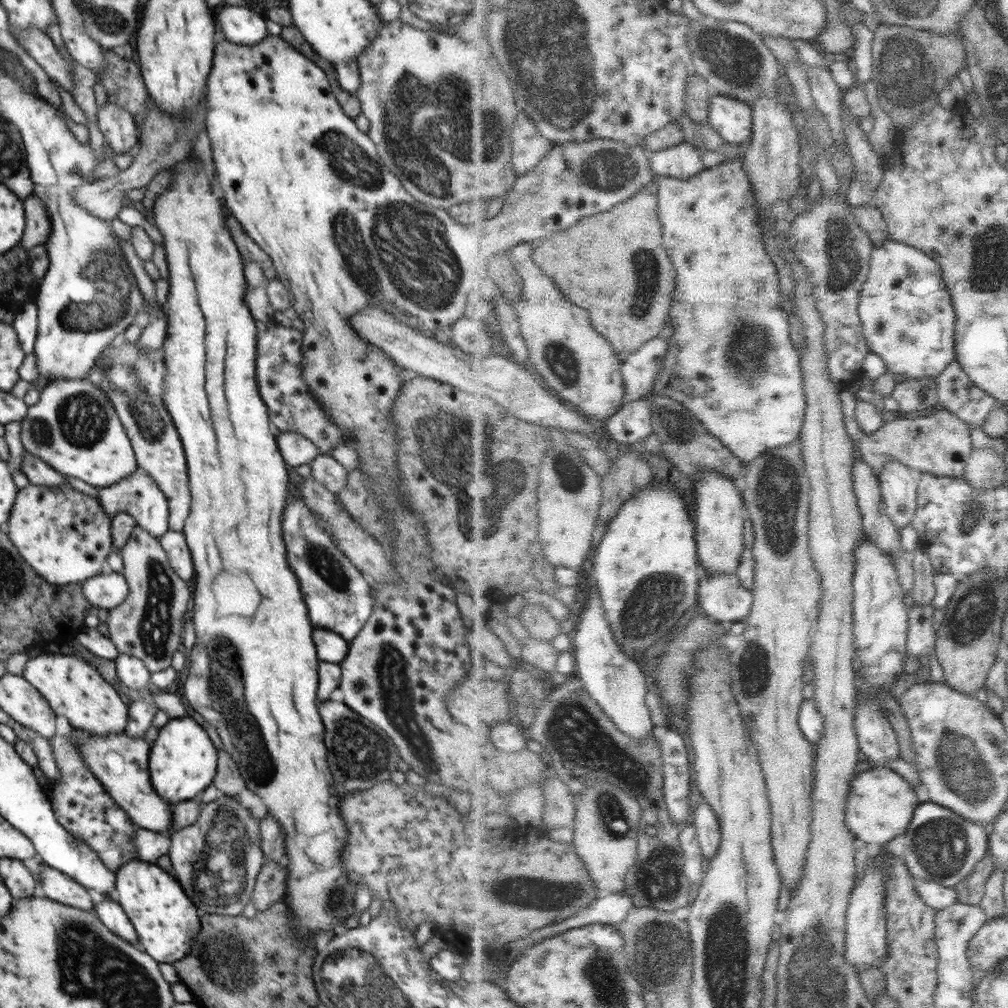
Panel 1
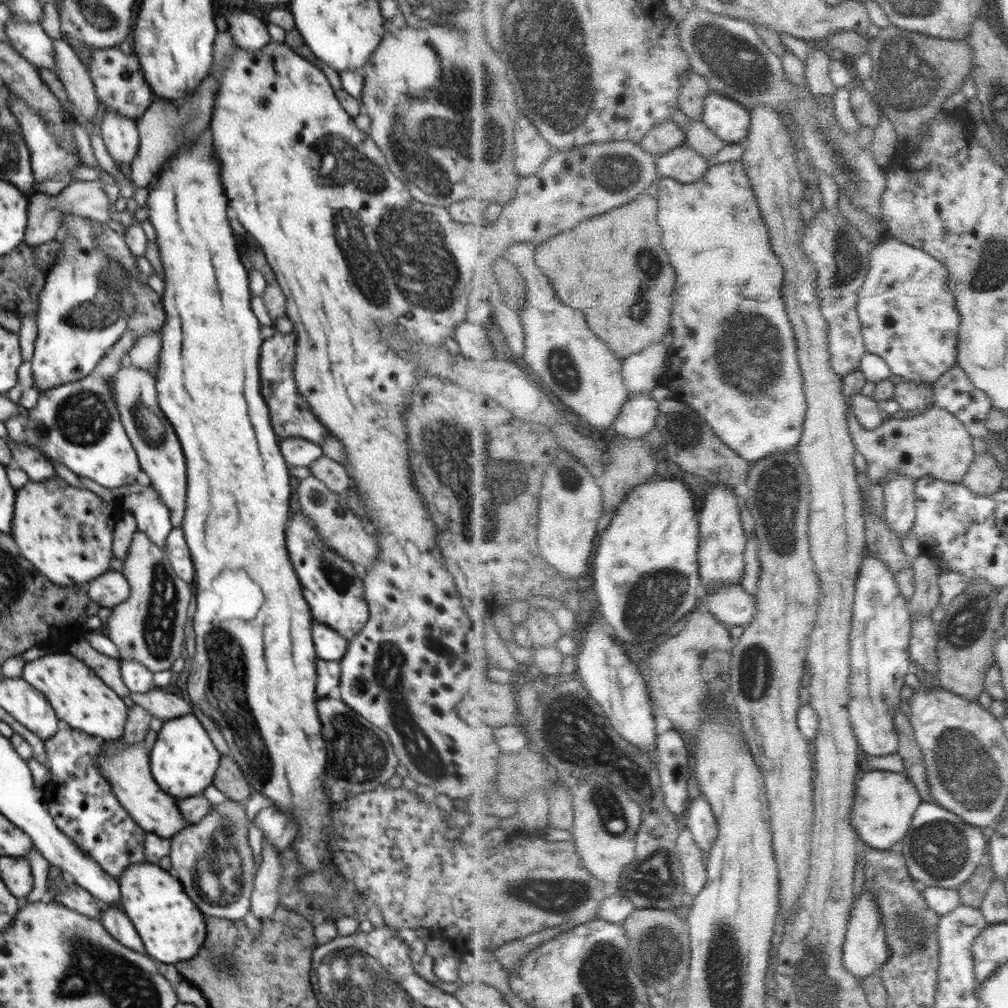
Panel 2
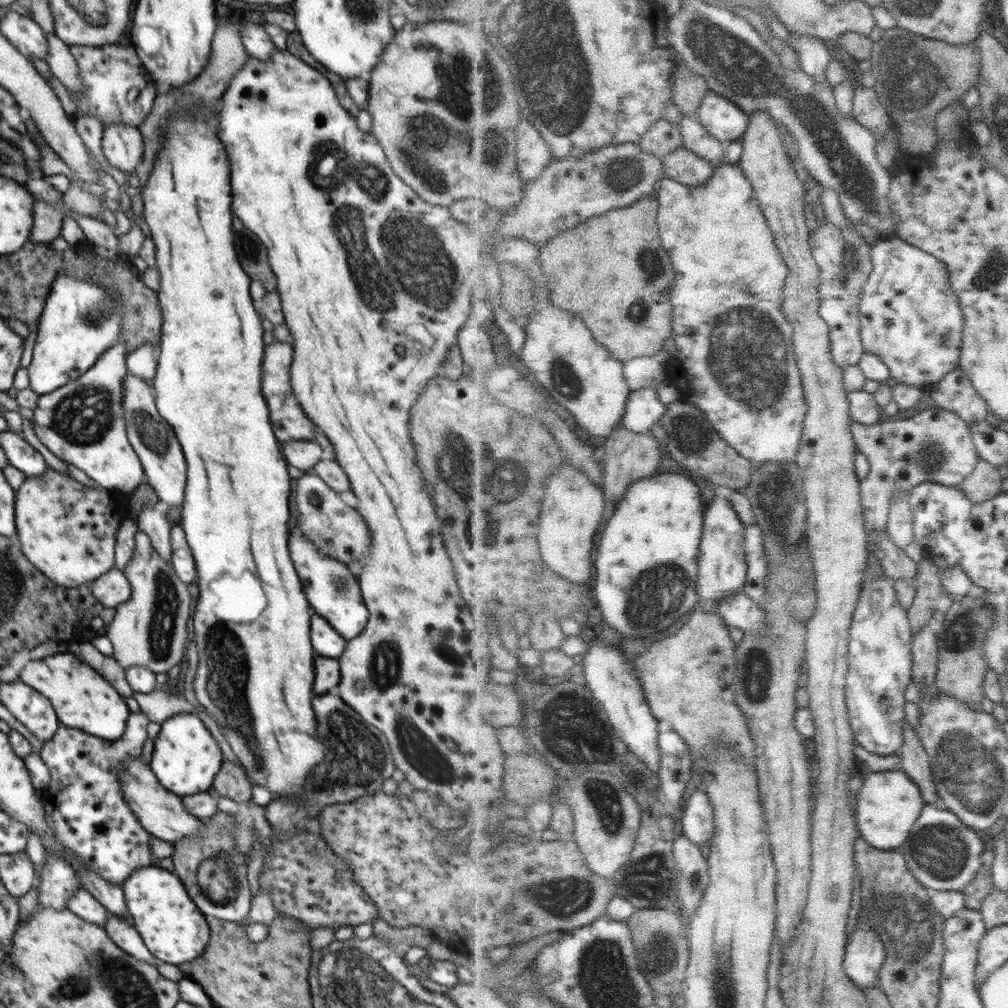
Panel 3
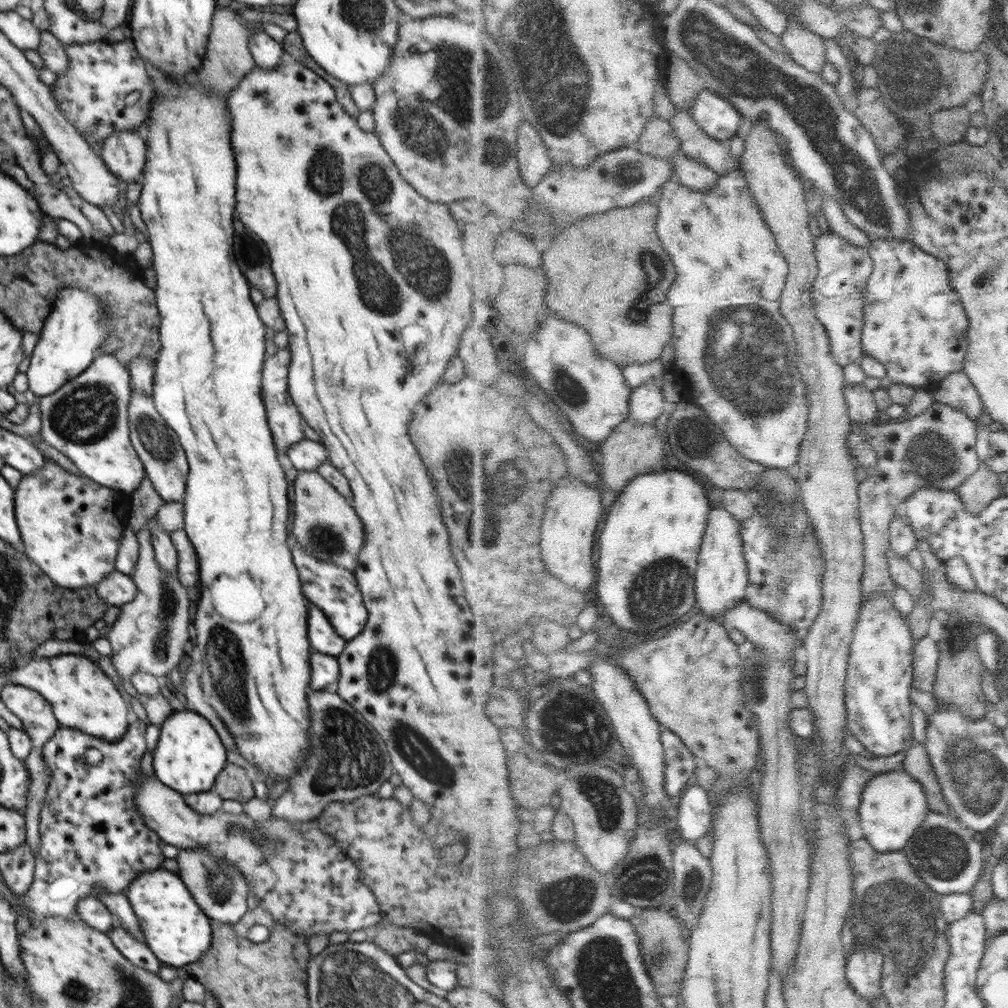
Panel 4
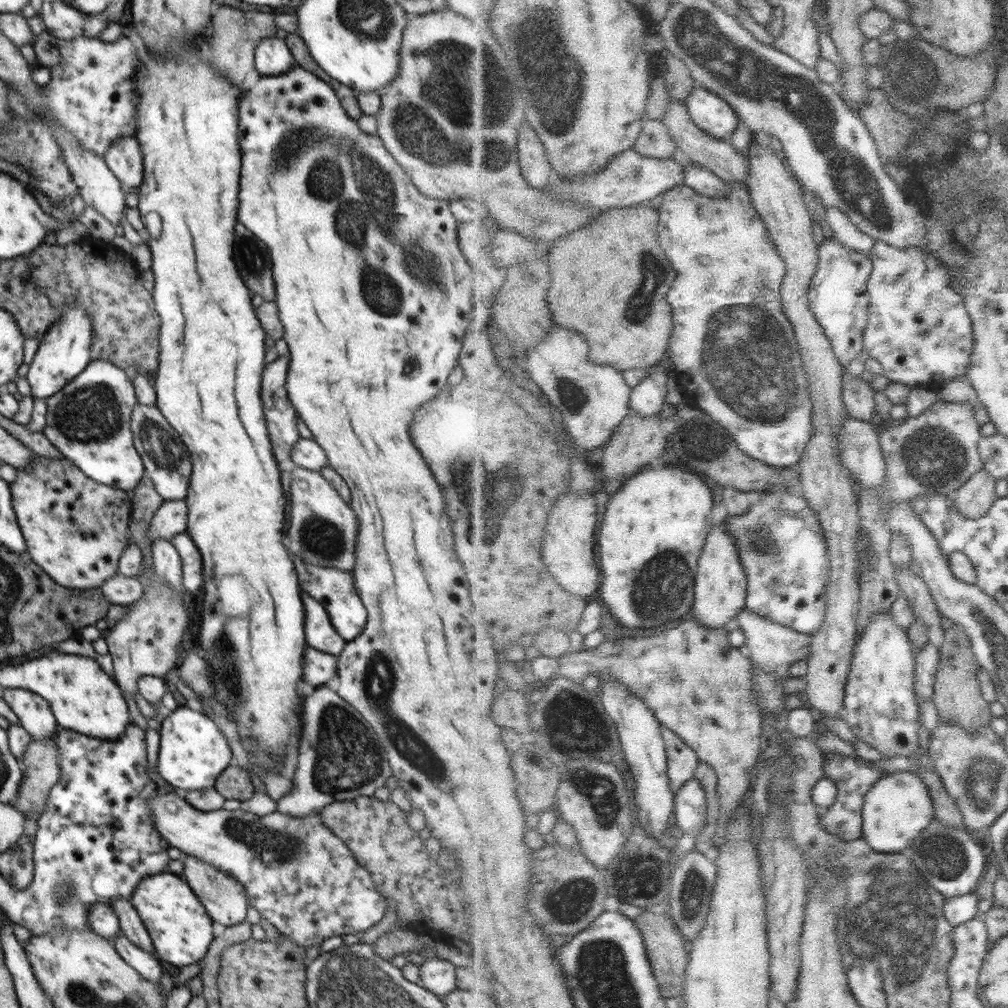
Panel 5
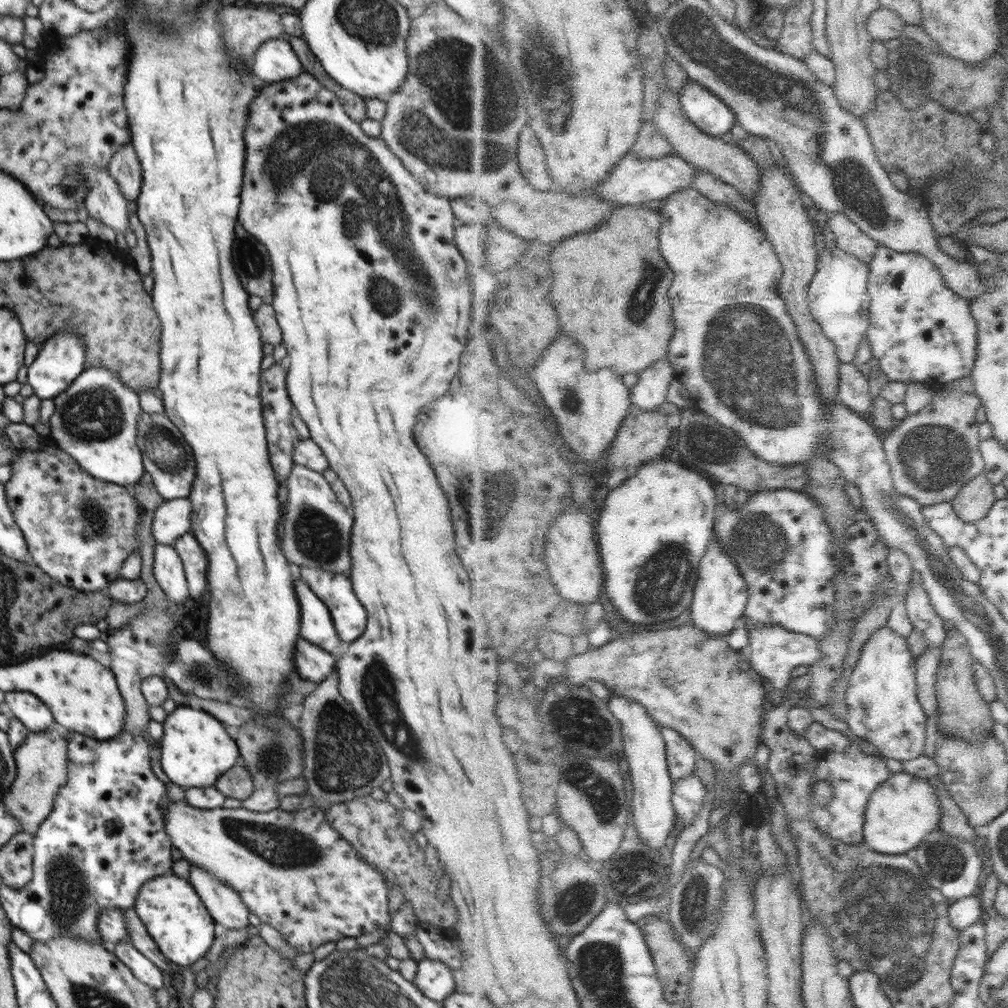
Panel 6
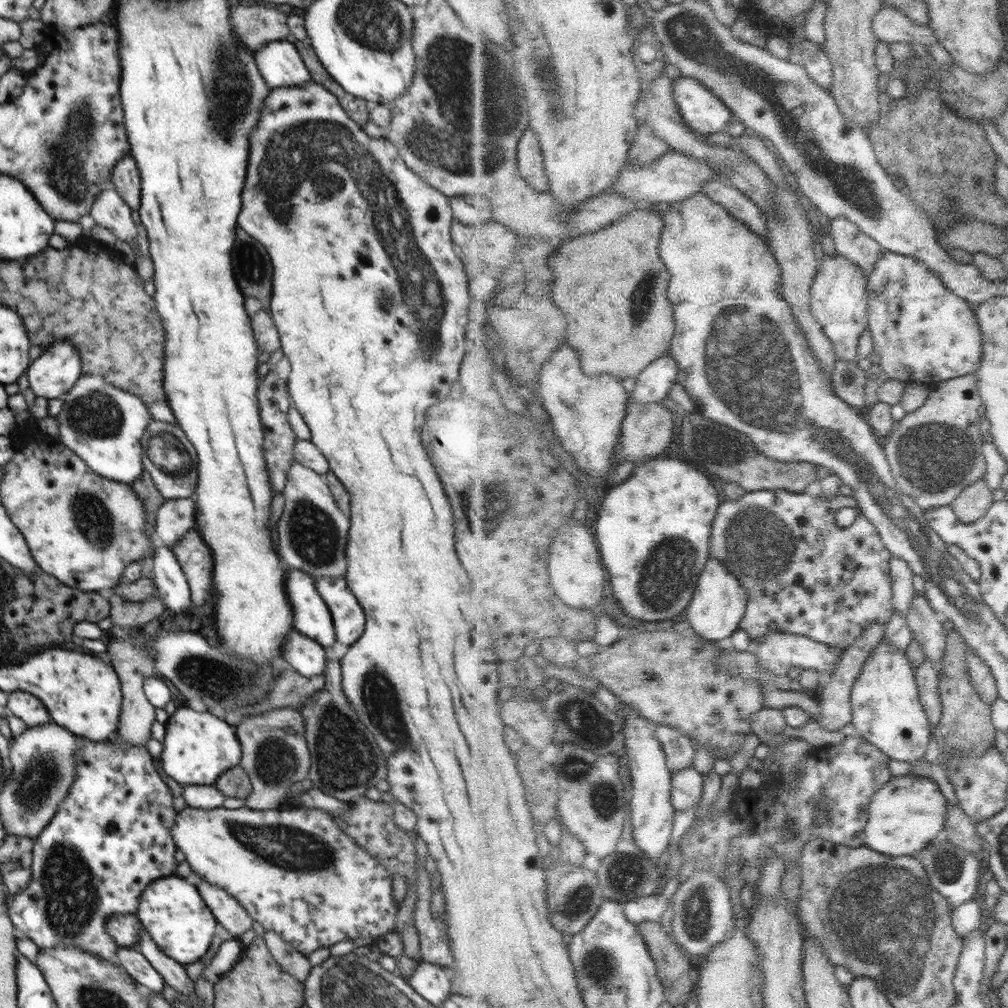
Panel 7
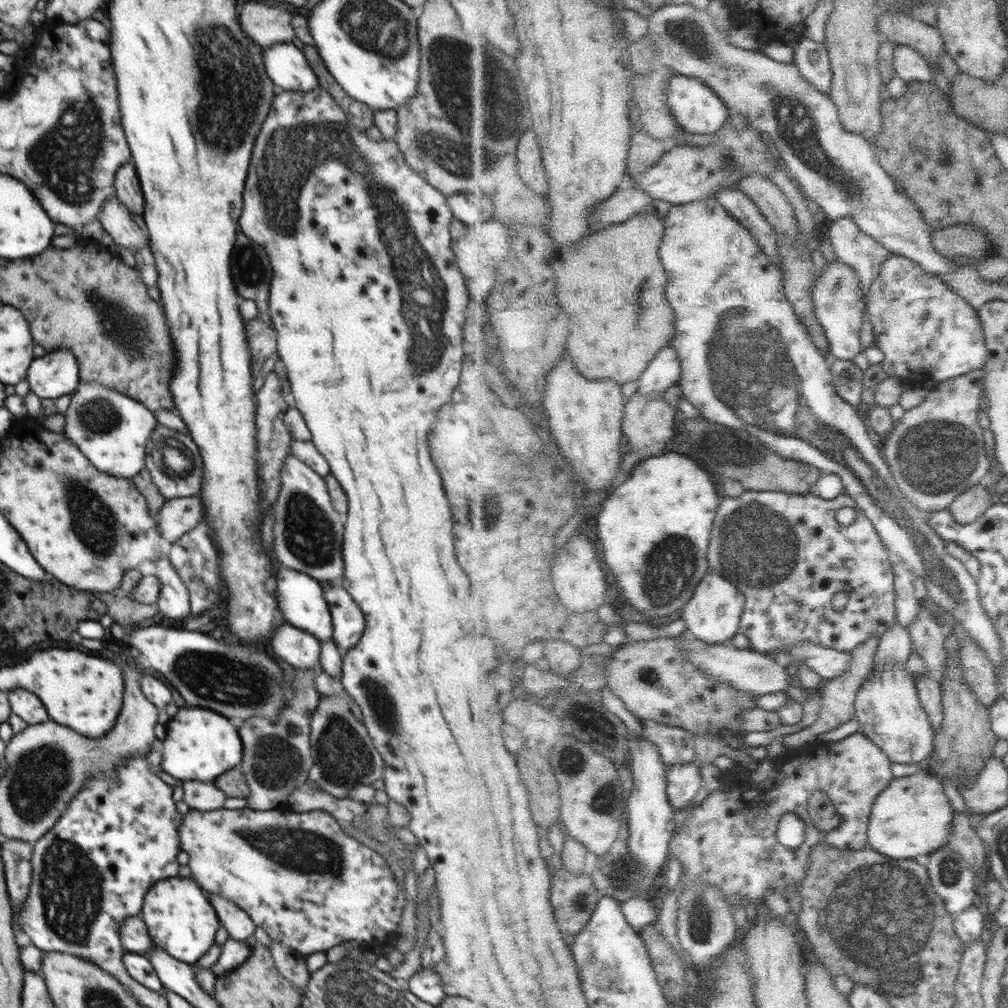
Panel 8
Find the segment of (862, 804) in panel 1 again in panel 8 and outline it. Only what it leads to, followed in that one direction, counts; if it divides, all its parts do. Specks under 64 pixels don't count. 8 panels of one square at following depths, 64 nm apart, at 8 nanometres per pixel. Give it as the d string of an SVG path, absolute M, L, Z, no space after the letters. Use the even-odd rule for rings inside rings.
M929 771L895 778L876 801L869 830L870 847L892 858L924 861L947 844L956 811L943 782Z

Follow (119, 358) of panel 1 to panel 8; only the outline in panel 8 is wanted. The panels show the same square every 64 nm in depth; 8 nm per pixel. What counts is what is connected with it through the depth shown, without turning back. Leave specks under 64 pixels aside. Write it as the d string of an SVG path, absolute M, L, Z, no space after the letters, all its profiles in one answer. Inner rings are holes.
M156 427L146 445L145 468L149 470L154 484L167 500L184 496L200 495L204 482L203 461L192 438L178 430Z

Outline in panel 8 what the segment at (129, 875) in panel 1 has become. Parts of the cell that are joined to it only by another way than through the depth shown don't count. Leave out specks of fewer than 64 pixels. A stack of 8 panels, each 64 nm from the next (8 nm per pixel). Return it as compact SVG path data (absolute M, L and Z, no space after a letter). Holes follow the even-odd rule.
M180 877L163 879L154 884L144 896L140 917L144 920L149 938L155 947L190 965L194 965L210 951L221 927L207 894L188 878Z

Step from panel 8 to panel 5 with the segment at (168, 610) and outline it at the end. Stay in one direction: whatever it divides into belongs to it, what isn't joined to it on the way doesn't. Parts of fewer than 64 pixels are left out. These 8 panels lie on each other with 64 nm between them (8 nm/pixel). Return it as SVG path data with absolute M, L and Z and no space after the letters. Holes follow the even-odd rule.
M156 539L152 543L153 570L156 576L162 577L172 589L180 589L184 593L182 584L182 562L178 549L168 539Z

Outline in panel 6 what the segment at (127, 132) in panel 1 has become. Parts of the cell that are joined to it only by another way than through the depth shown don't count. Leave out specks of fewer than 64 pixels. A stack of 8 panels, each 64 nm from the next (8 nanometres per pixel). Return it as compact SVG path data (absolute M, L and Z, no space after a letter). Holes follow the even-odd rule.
M131 140L112 153L112 159L107 166L126 200L136 201L141 192L142 167Z

